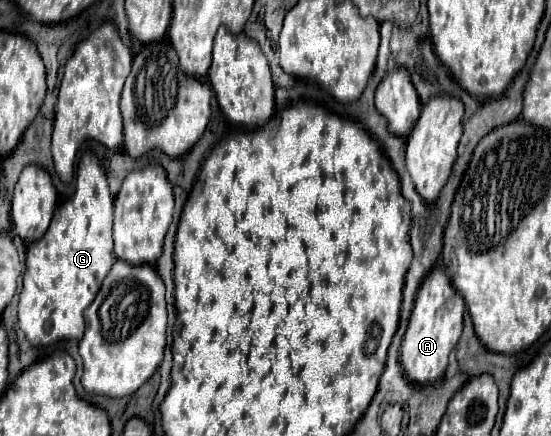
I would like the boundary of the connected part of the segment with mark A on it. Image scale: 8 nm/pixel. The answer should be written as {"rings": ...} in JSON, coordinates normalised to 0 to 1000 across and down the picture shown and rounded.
{"rings":[[[799,615],[780,624],[780,633],[773,633],[773,642],[766,647],[766,661],[759,665],[744,743],[726,798],[730,853],[744,876],[773,885],[773,881],[788,881],[806,862],[813,844],[813,817],[831,789],[838,766],[842,711],[846,711],[842,688],[831,679],[813,633]]]}

